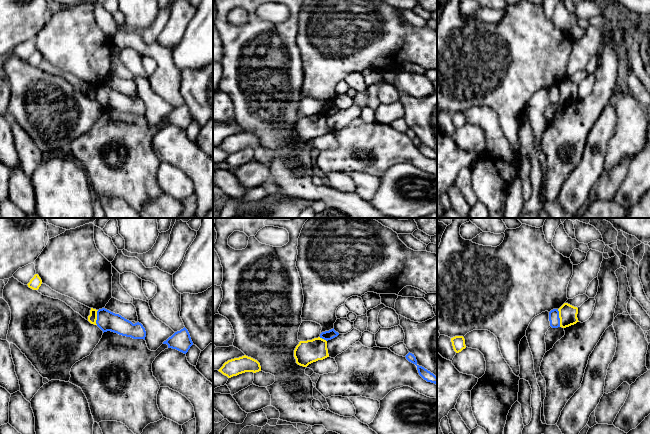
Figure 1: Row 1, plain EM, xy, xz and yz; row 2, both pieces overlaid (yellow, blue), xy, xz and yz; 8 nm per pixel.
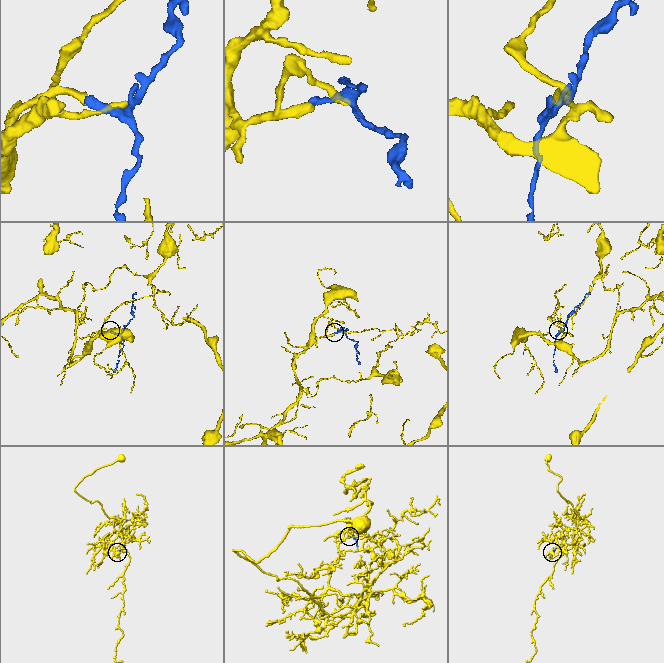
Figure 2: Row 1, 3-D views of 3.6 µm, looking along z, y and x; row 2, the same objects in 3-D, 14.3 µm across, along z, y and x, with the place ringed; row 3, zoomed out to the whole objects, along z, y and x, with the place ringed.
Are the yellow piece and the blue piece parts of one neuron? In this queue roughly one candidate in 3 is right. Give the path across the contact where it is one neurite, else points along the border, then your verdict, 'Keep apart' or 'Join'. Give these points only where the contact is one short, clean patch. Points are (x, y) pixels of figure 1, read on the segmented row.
Boundary: yz (557, 309), (560, 326). Keep apart

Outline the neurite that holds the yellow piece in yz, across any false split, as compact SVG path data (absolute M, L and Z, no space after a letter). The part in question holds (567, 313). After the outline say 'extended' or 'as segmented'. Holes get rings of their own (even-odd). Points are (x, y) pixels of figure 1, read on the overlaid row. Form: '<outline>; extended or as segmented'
M564 303L559 309L560 327L566 328L576 324L578 321L578 308Z; as segmented

